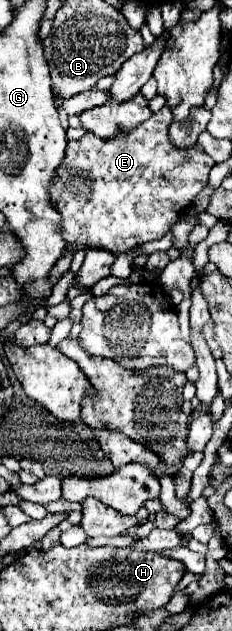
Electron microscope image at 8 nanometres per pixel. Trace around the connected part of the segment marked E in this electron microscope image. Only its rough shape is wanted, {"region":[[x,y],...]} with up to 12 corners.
{"region":[[130,135],[68,141],[50,199],[68,243],[124,253],[170,231],[214,159]]}

